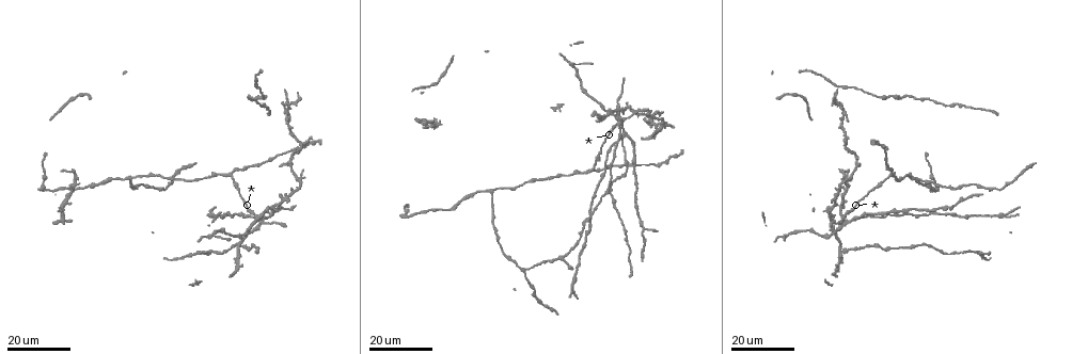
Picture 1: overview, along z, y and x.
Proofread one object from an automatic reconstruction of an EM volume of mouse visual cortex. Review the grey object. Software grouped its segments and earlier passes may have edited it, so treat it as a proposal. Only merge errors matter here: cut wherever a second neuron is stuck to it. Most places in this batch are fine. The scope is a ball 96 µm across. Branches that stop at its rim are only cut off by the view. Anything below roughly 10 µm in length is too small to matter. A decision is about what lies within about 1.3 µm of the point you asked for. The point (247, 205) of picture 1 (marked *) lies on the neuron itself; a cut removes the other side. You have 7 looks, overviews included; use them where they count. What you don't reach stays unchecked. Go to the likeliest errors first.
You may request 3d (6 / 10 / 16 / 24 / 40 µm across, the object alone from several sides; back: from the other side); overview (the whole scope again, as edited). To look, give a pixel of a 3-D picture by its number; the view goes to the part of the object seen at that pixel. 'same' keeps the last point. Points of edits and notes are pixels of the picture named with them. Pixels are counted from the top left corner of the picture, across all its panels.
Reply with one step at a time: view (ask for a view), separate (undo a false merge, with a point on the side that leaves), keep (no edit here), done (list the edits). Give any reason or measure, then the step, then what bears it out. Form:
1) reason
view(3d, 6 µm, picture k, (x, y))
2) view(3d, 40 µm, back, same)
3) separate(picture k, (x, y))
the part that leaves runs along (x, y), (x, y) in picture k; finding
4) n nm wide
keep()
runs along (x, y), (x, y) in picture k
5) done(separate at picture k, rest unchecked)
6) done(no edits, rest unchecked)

two arms at a narrow angle
view(3d, 16 µm, picture 1, (838, 104))

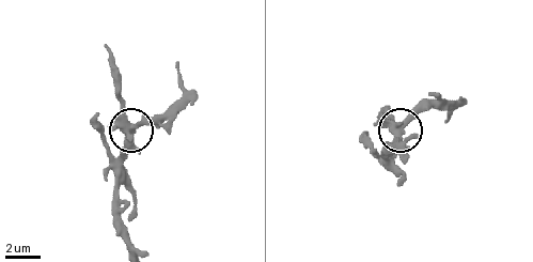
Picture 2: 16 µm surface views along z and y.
view(3d, 6 µm, picture 2, (130, 124))

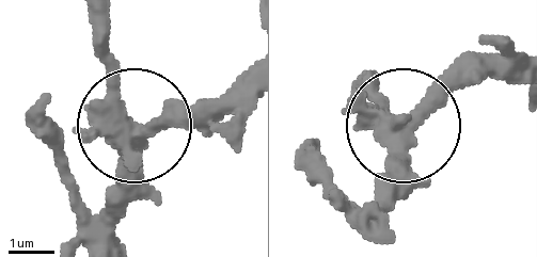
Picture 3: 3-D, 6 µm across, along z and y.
keep()
runs along (373, 204), (408, 131), (484, 54) in picture 3; all the same neuron

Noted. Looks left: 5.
a fork
view(3d, 16 µm, picture 1, (848, 186))

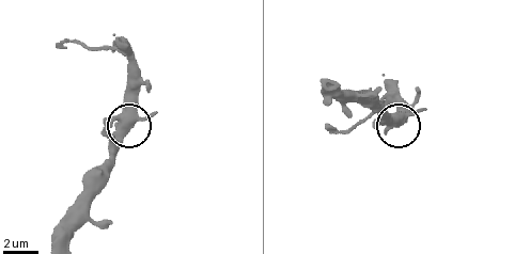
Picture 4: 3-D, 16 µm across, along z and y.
view(3d, 10 µm, picture 4, (123, 136))

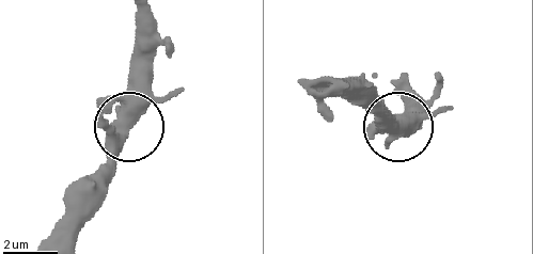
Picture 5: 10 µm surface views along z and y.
460 nm wide
keep()
all the same neuron

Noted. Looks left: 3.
view(3d, 24 µm, picture 1, (835, 234))

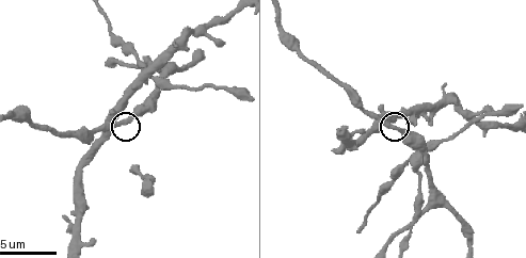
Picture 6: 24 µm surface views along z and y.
closer look
view(3d, 10 µm, picture 6, (121, 122))

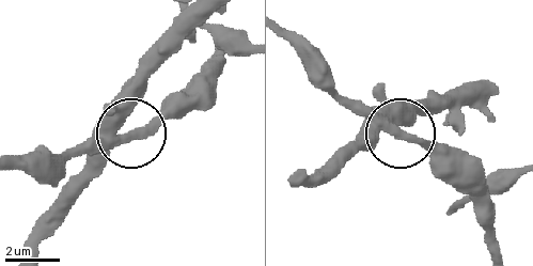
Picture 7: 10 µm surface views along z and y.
keep()
one neuron here

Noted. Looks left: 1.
done(no edits, rest unchecked)

